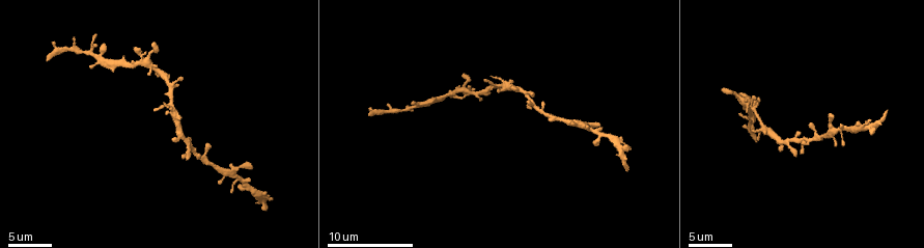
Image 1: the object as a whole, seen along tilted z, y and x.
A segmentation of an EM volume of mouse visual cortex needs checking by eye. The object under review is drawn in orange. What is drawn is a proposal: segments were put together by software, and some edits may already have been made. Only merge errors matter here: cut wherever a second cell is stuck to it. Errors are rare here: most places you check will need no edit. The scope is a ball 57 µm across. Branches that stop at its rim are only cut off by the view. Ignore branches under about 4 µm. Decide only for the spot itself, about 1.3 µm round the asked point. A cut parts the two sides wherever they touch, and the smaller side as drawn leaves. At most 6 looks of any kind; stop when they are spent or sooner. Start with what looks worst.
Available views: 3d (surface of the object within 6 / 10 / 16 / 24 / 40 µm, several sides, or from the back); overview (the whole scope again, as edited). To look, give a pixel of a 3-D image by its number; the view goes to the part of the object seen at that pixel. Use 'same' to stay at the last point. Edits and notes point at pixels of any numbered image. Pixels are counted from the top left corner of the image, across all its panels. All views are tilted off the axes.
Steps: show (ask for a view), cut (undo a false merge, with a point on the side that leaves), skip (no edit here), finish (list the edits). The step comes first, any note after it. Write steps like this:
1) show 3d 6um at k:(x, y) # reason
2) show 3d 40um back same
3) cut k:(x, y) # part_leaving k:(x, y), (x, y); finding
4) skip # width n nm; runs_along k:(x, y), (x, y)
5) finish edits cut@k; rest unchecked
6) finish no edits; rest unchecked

show 3d 16um at 1:(225, 168)

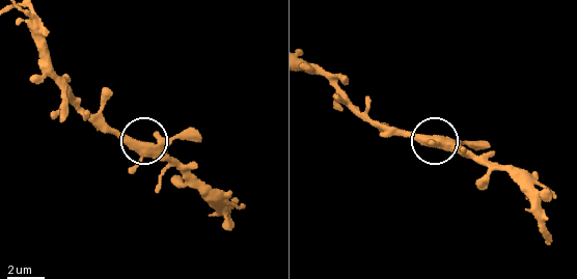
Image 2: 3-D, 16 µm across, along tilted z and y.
skip # all the same cell

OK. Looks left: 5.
show 3d 10um at 1:(404, 109) # a narrow waist

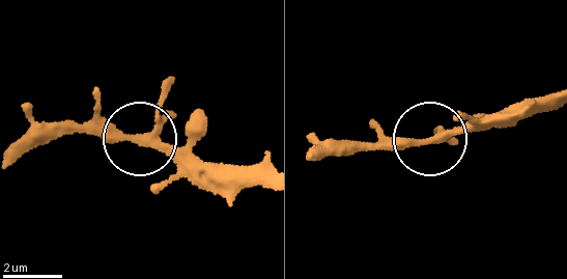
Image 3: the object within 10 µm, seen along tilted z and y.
skip # runs_along 3:(263, 173), (122, 133), (46, 124); all the same cell

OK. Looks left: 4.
show 3d 16um at 1:(766, 131) # looks like a crossing

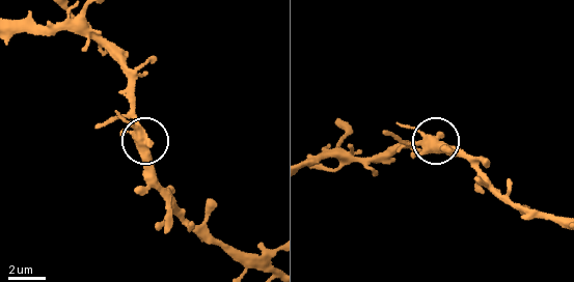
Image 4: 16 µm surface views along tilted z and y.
skip # side_arm 21 um; arms 4; continuous, no second cell

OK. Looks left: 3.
finish no edits; rest unchecked

